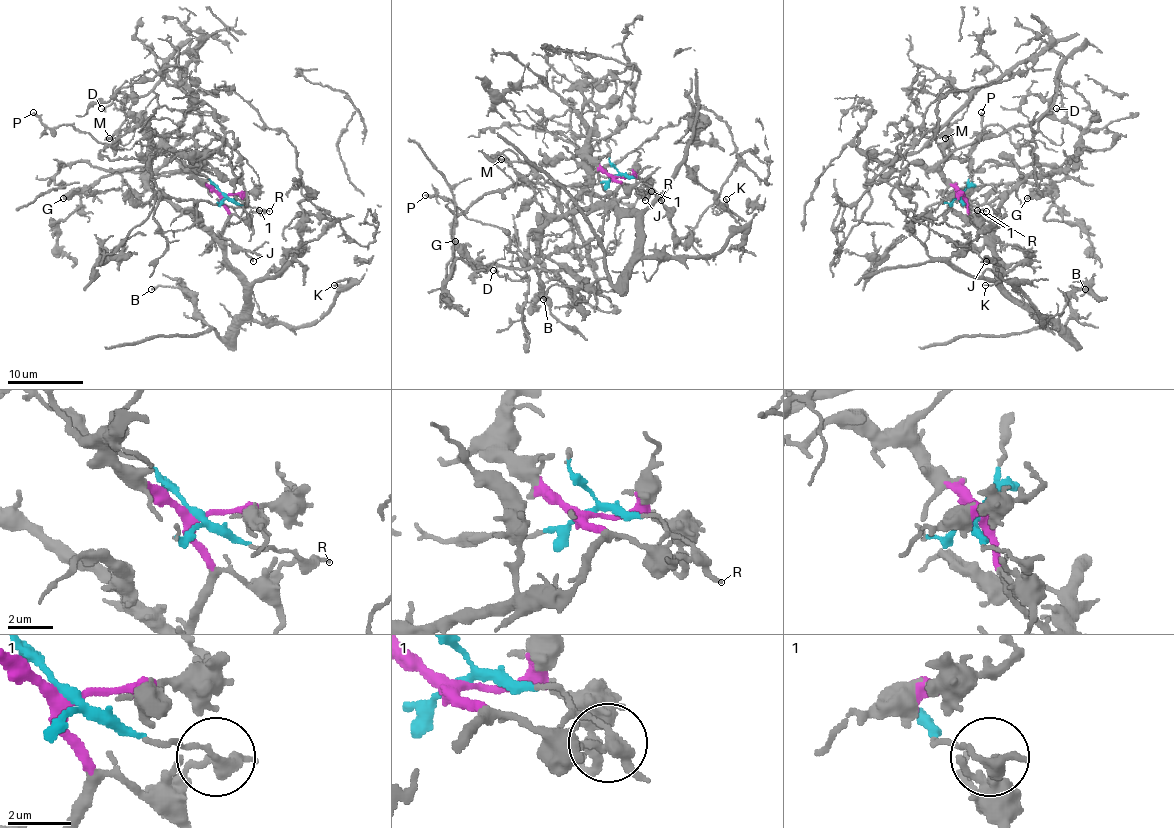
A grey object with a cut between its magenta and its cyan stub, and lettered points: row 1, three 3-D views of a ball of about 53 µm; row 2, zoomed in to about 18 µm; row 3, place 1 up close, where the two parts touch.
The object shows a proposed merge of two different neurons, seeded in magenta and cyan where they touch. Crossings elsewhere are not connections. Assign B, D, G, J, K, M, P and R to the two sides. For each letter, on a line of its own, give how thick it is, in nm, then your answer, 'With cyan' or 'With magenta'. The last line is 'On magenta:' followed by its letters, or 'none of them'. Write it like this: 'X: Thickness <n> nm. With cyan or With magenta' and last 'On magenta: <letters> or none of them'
B: Thickness 220 nm. With magenta
D: Thickness 150 nm. With cyan
G: Thickness 480 nm. With magenta
J: Thickness 150 nm. With magenta
K: Thickness 150 nm. With magenta
M: Thickness 160 nm. With cyan
P: Thickness 240 nm. With cyan
R: Thickness 190 nm. With cyan
On magenta: B, G, J, K

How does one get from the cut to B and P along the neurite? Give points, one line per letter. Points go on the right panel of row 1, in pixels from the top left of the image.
B: (961, 195), (1001, 284), (1017, 299), (1070, 336), (1064, 324), (1070, 286), (1085, 290)
P: (961, 195), (973, 149), (1032, 124), (1057, 77), (1036, 134), (1017, 145), (980, 113)

